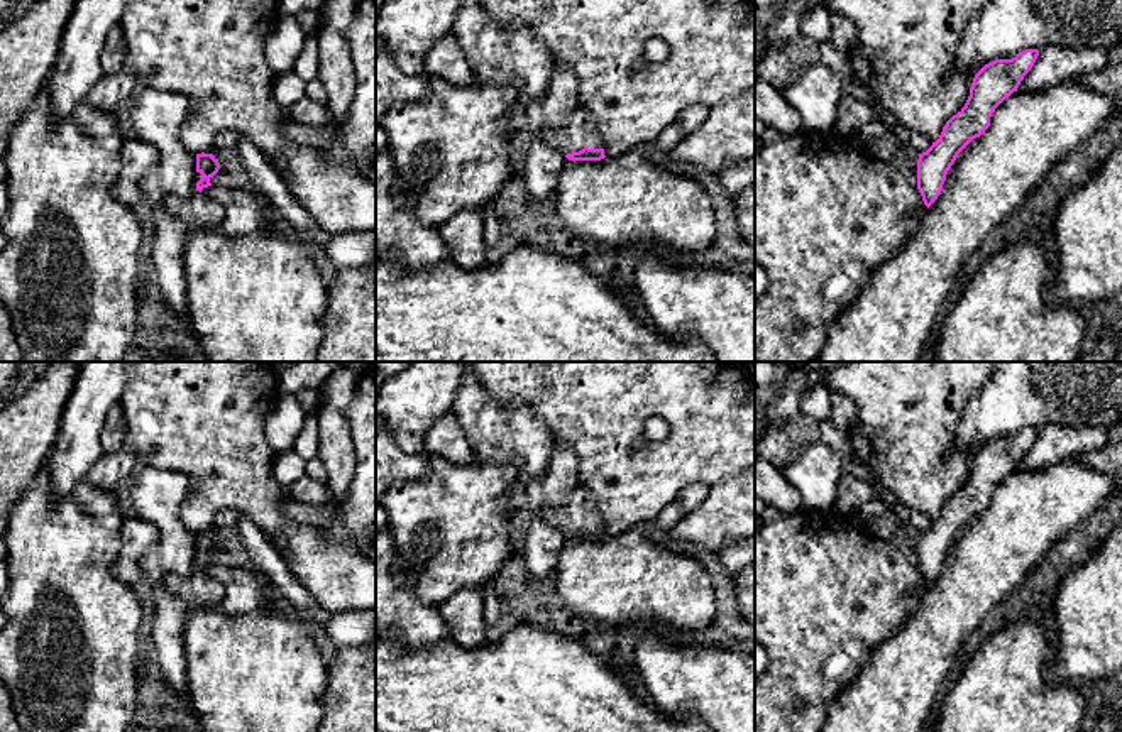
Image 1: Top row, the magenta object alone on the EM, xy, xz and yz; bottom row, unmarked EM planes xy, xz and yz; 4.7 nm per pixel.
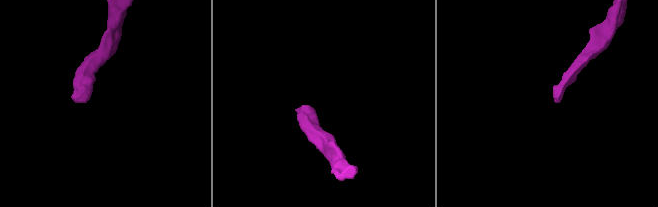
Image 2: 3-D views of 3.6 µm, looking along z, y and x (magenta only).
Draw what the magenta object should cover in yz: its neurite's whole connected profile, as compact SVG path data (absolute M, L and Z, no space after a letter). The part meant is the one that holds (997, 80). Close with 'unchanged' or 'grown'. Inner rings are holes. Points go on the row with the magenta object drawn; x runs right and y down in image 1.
M1026 49L1012 59L995 59L975 74L965 107L946 122L939 139L919 154L917 189L927 208L941 194L958 154L990 127L992 113L1017 91L1037 56L1037 49Z | unchanged

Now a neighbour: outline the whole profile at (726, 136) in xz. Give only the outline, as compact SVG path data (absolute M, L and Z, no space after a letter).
M755 93L711 107L706 120L672 149L677 162L719 176L733 162L755 157Z

